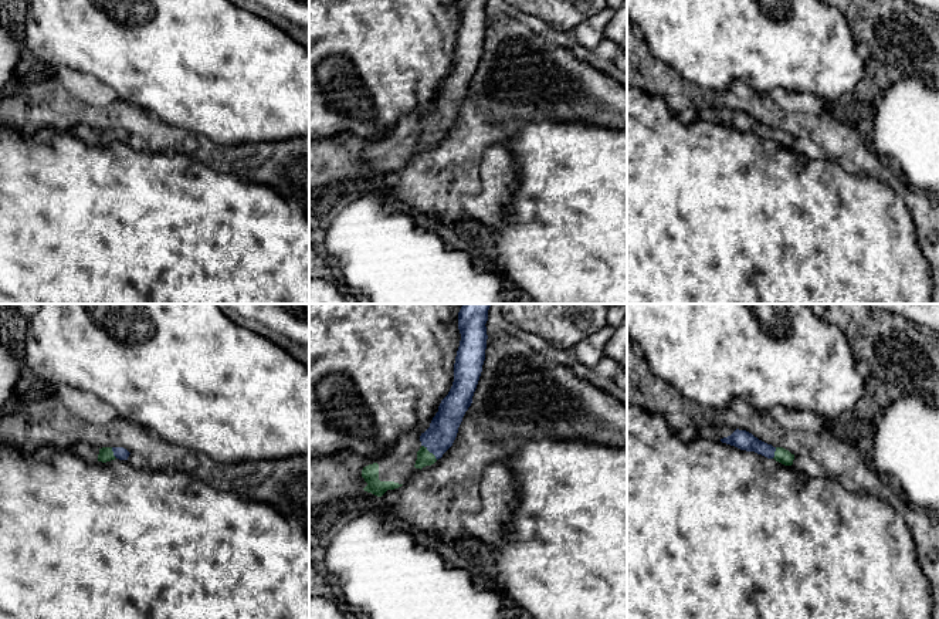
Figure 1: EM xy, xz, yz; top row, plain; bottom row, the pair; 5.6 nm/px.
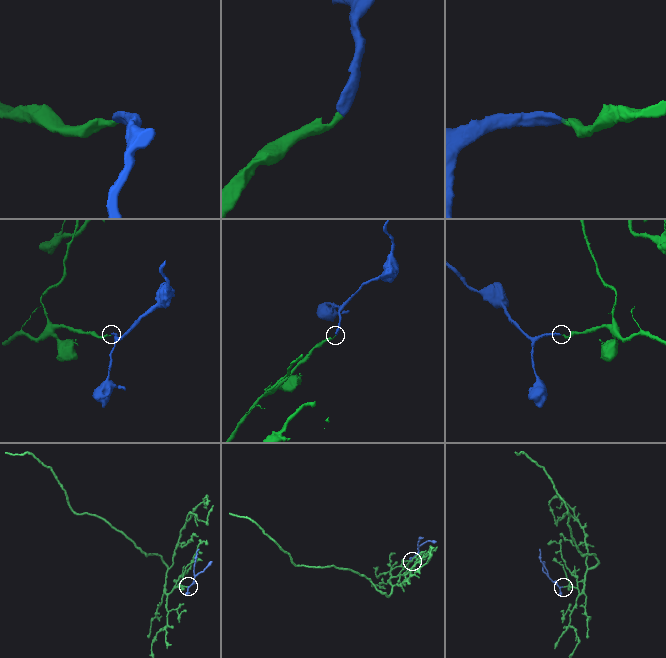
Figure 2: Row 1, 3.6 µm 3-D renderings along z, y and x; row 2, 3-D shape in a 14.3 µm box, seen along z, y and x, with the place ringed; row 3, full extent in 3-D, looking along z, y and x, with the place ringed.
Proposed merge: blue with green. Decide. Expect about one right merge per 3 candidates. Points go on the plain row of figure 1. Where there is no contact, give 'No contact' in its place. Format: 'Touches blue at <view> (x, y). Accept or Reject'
Touches blue at xz (430, 134). Accept

